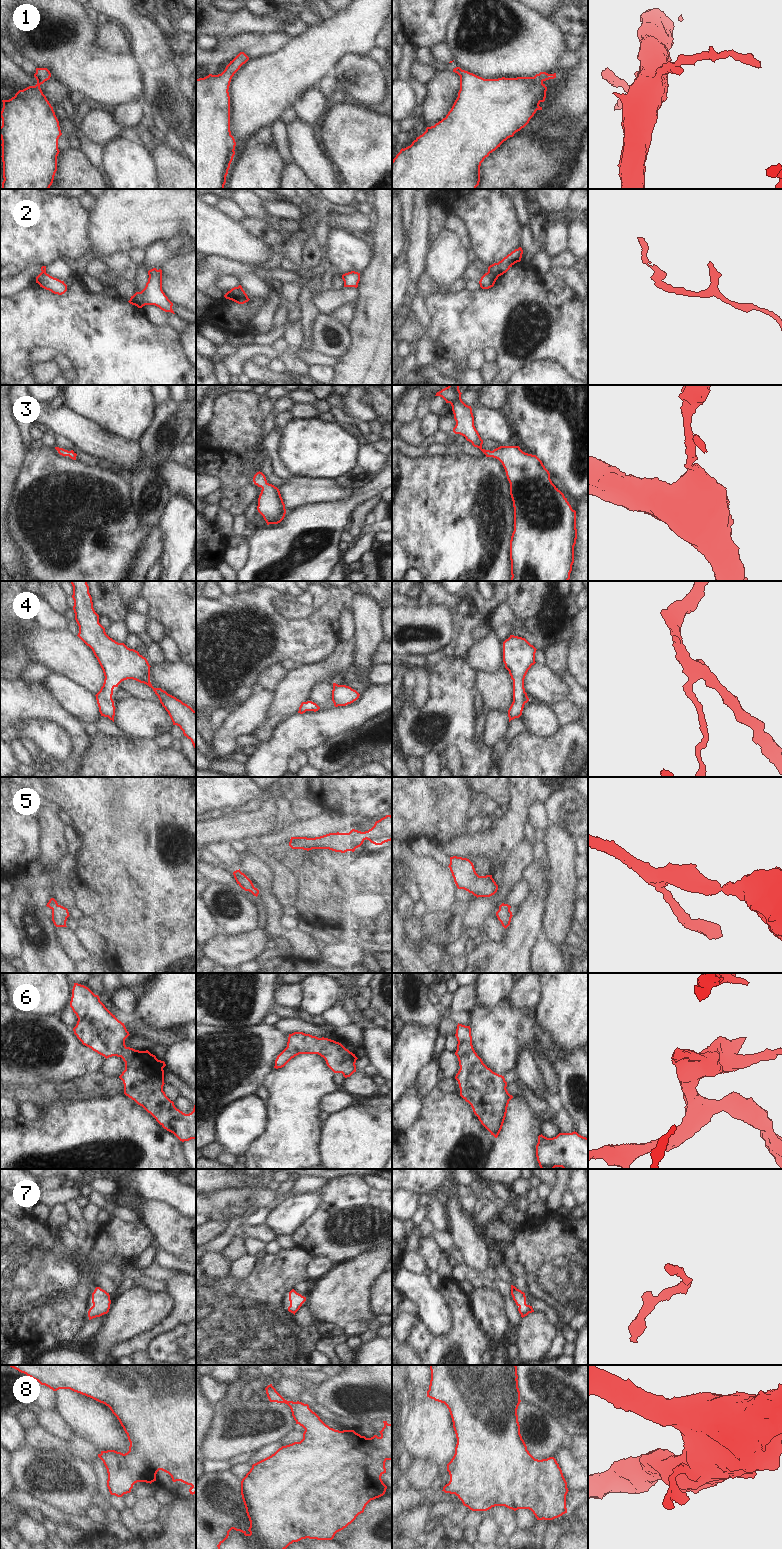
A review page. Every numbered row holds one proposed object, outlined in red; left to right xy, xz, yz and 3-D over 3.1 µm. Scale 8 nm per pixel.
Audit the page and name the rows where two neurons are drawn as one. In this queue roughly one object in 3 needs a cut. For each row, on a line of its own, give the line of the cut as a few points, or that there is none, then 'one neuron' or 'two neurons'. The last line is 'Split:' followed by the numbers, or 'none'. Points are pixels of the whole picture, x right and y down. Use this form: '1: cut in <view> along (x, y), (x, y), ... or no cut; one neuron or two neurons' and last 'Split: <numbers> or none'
1: no cut; one neuron
2: cut in yz along (488, 271), (498, 276); two neurons
3: no cut; one neuron
4: no cut; one neuron
5: no cut; one neuron
6: no cut; one neuron
7: no cut; one neuron
8: no cut; one neuron
Split: 2

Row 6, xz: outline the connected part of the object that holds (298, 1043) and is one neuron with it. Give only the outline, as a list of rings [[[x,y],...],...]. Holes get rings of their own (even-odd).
[[[303,1032],[289,1034],[287,1047],[277,1056],[274,1068],[284,1067],[299,1054],[320,1055],[334,1073],[342,1073],[345,1078],[356,1072],[355,1063],[358,1058],[341,1043]]]

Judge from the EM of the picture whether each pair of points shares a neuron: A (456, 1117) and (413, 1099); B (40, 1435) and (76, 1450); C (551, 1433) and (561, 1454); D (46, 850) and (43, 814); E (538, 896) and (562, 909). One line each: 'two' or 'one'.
A: two
B: one
C: two
D: one
E: two

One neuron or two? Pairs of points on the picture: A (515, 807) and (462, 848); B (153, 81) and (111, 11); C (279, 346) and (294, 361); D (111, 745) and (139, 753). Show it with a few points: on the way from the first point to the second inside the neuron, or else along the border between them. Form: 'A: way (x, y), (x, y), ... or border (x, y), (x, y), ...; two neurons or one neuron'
A: way (509, 823), (489, 843), (478, 844); one neuron
B: way (153, 62), (152, 49), (130, 24); one neuron
C: way (282, 350), (290, 358); one neuron
D: way (118, 752), (132, 753); one neuron

